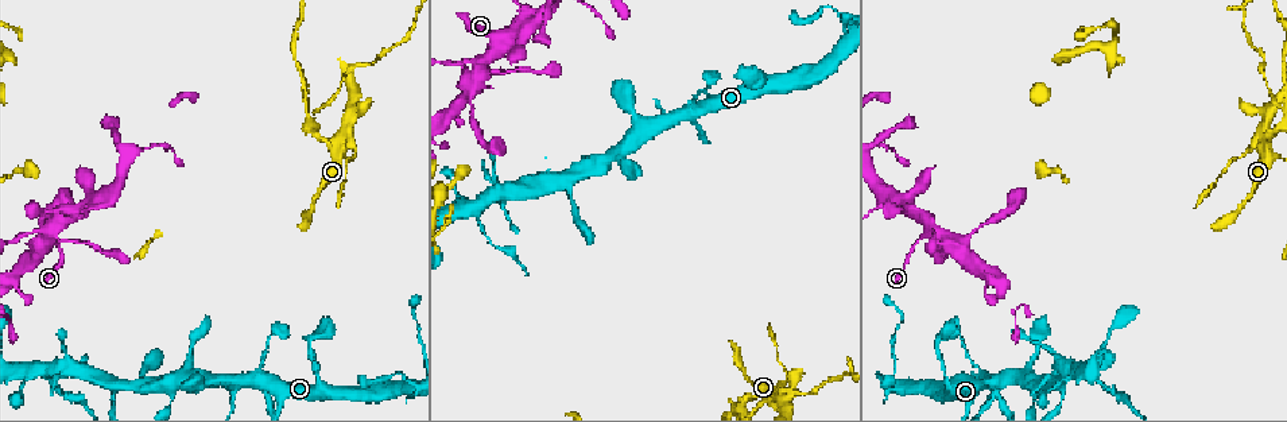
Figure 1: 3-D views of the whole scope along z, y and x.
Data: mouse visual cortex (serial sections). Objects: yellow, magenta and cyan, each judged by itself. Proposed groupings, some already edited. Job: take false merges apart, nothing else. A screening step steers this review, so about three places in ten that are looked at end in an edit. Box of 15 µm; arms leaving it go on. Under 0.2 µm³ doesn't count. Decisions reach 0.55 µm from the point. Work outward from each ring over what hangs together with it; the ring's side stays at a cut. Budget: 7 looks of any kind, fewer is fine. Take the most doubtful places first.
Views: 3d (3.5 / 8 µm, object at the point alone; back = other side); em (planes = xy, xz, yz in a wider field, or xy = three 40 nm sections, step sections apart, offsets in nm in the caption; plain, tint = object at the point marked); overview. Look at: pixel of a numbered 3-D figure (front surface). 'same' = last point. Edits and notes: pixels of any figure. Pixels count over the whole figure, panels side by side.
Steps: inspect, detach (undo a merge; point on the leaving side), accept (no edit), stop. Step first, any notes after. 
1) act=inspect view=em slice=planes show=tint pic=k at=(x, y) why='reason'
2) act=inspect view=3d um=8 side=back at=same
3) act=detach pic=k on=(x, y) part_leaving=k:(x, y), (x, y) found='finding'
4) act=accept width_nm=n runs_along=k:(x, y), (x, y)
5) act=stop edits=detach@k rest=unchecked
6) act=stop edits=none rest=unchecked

act=inspect view=3d um=8 side=back pic=1 at=(751, 397) why='a narrow waist'

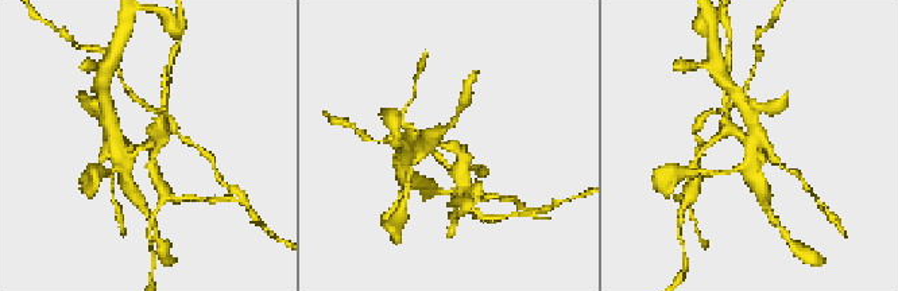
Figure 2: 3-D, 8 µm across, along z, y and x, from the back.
act=inspect view=3d um=3.5 pic=2 at=(446, 145)

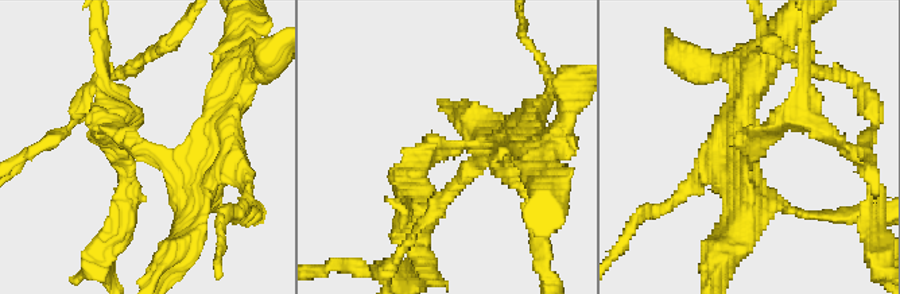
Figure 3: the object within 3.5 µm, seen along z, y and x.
act=detach pic=3 on=(111, 131) arm_widths_nm=300,350 part_leaving=3:(159, 155), (113, 126), (101, 72) found='a second cell is stuck on'

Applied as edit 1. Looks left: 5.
act=inspect view=overview why='redraw'

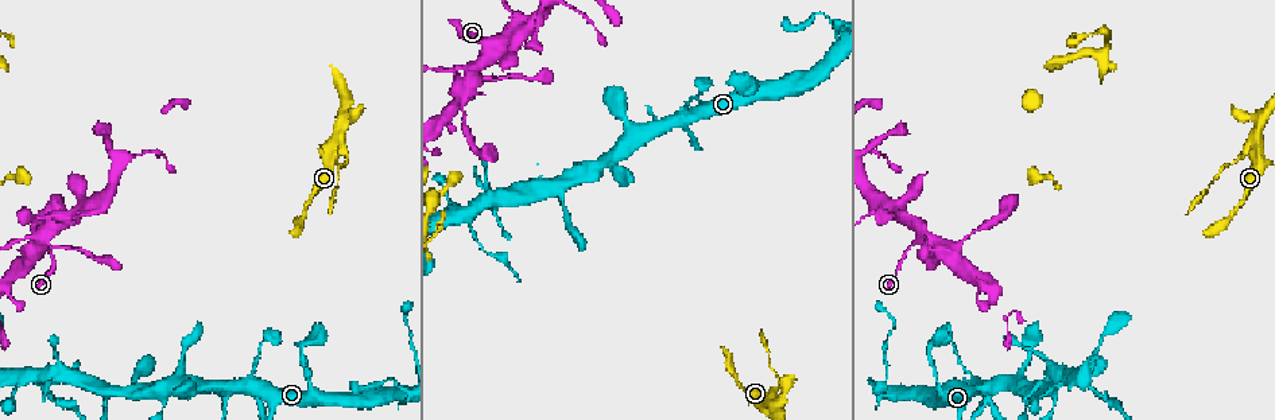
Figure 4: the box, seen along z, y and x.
act=inspect view=3d um=3.5 side=back pic=4 at=(918, 239) why='small branch off a trunk'

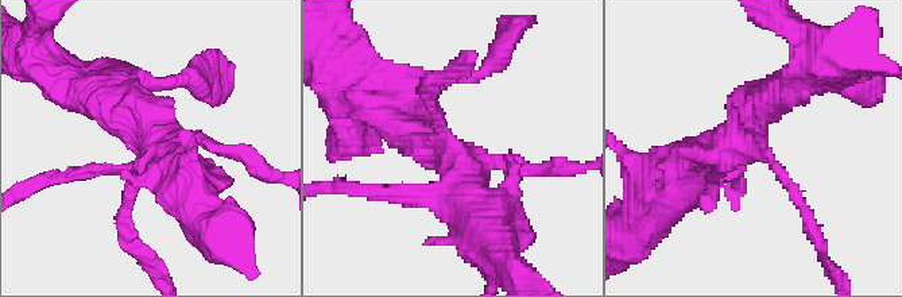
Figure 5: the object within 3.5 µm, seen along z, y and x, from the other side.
act=inspect view=em slice=xy step=5 show=tint pic=5 at=(758, 147) why='need the tissue'

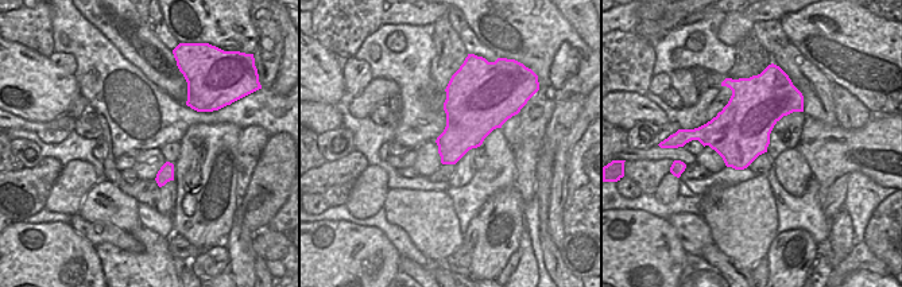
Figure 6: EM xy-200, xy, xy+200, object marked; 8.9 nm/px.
act=accept runs_along=5:(126, 220), (142, 126), (92, 92) found='all the same cell'

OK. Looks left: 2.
act=inspect view=3d um=3.5 pic=4 at=(870, 216) why='calibre changes'

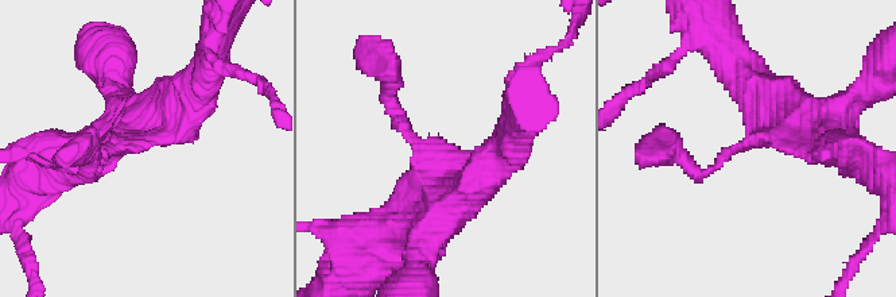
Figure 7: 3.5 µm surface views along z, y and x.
act=inspect view=em slice=xy step=2 show=tint pic=7 at=(749, 143) arm_widths_nm=150,500

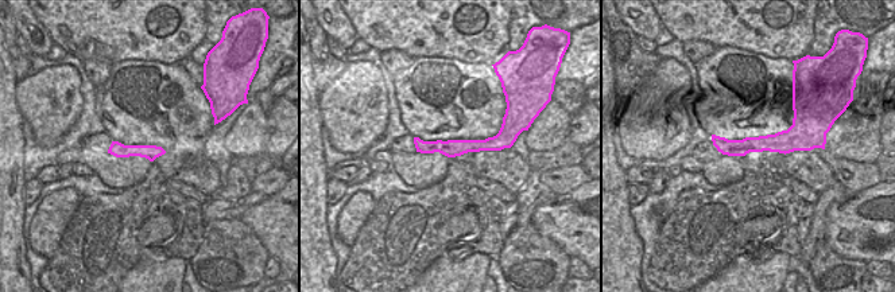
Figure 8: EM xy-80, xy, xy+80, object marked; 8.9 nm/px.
act=accept runs_along=8:(716, 139), (724, 146), (810, 146) found='all the same cell'

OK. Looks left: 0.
act=stop edits=detach@3 rest=unchecked

